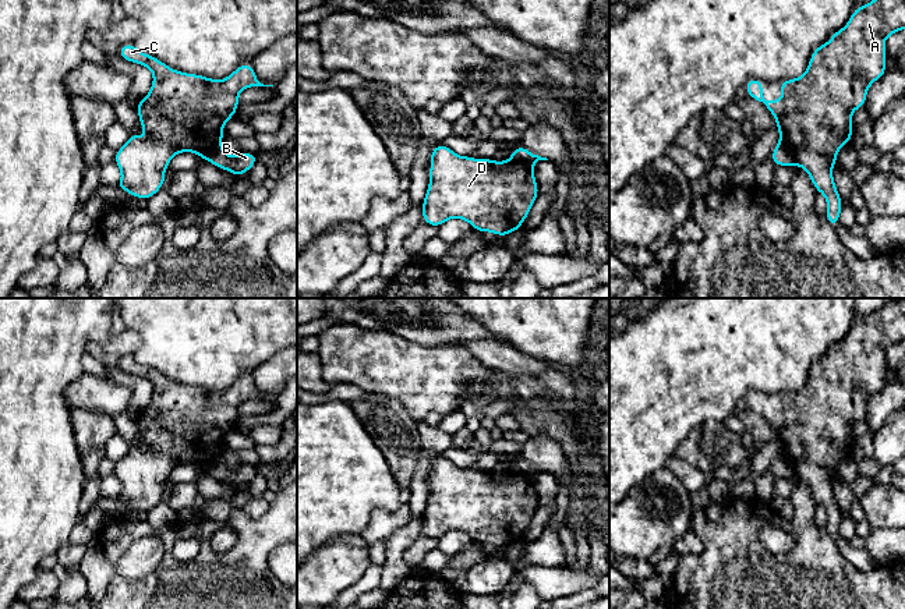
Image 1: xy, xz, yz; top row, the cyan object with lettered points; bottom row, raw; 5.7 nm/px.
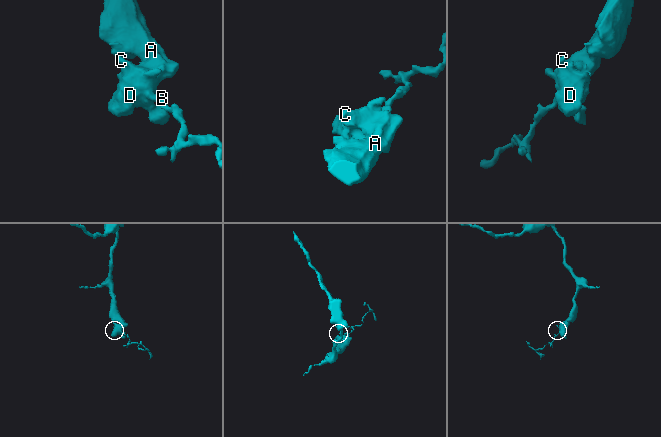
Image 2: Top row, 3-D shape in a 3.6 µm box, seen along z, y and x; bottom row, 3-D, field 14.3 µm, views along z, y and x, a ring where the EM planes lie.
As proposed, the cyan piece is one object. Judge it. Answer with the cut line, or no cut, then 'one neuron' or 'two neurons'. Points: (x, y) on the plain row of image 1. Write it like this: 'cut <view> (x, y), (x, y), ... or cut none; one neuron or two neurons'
cut yz (780, 453), (795, 474); two neurons

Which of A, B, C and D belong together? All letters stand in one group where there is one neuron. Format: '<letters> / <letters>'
A C D / B

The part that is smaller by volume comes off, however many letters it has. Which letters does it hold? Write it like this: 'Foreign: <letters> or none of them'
Foreign: B

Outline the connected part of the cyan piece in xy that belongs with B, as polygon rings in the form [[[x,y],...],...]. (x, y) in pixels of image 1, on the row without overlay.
[[[220,458],[208,467],[205,472],[222,482],[230,484],[236,489],[240,489],[243,485],[247,485],[252,481],[258,472],[258,467],[243,464],[238,468],[230,468]]]

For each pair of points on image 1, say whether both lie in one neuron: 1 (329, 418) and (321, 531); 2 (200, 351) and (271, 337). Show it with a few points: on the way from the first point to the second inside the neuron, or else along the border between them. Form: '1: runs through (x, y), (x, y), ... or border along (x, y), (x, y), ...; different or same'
1: runs through (325, 446), (321, 453), (321, 503); same
2: runs through (218, 337), (253, 337); same

